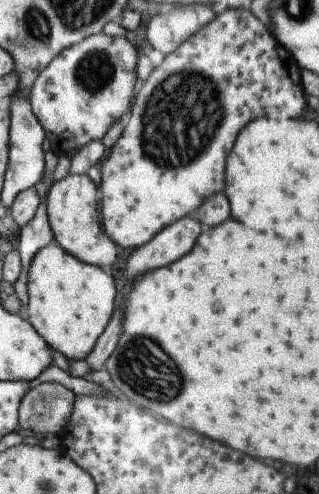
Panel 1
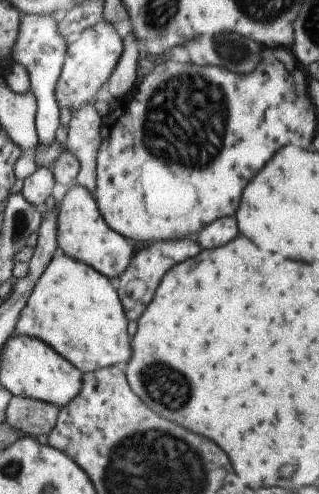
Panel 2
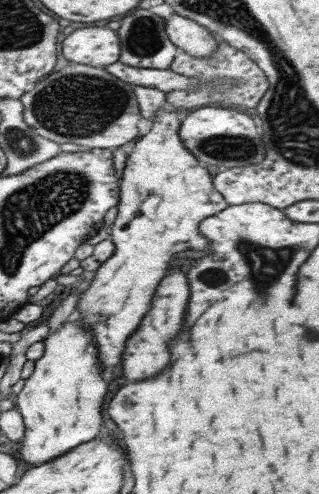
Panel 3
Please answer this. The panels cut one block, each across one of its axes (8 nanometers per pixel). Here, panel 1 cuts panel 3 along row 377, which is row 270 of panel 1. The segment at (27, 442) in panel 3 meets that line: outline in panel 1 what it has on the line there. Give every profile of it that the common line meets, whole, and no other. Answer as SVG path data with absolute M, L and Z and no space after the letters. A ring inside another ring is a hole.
M51 242L41 248L27 274L27 310L25 320L43 336L51 350L63 354L69 362L87 360L95 342L107 328L115 312L115 290L111 272L81 262Z

